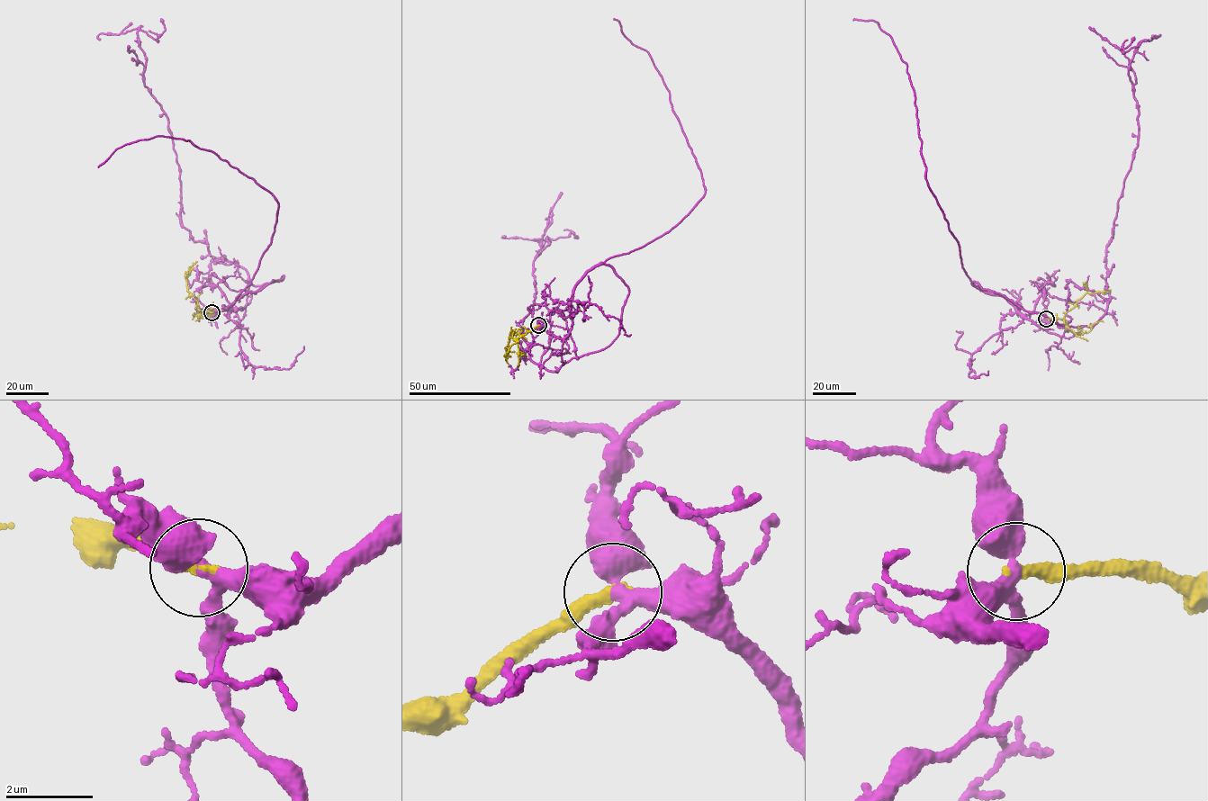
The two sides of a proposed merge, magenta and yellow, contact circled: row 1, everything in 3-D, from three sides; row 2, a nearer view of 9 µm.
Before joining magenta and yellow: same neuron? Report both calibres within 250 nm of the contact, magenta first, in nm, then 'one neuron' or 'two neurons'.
360 nm thick on the magenta side, 300 nm on the other; one neuron

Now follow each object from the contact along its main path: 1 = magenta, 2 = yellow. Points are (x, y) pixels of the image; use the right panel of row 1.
1: (1046, 318), (1063, 335), (1070, 281), (1111, 298), (1107, 245), (1138, 145), (1128, 70), (1155, 38)
2: (1046, 318), (1064, 319), (1065, 313), (1086, 292), (1109, 292), (1109, 290)

